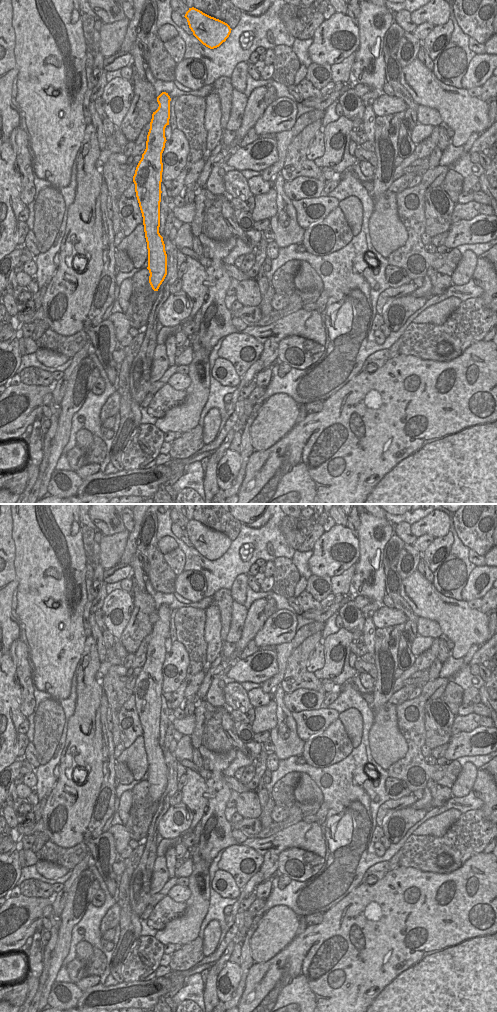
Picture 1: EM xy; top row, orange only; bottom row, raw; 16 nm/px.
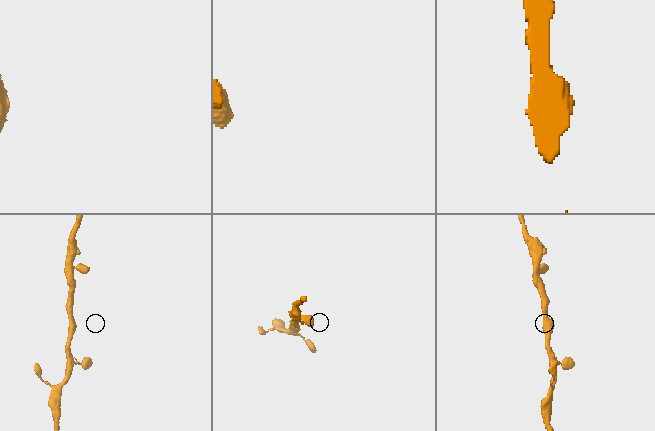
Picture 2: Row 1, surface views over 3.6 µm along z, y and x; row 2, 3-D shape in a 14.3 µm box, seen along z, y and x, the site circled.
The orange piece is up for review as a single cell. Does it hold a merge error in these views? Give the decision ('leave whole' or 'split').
leave whole

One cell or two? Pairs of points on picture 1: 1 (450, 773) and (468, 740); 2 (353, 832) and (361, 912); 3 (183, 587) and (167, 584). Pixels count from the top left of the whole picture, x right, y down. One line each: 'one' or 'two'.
1: two
2: two
3: two

